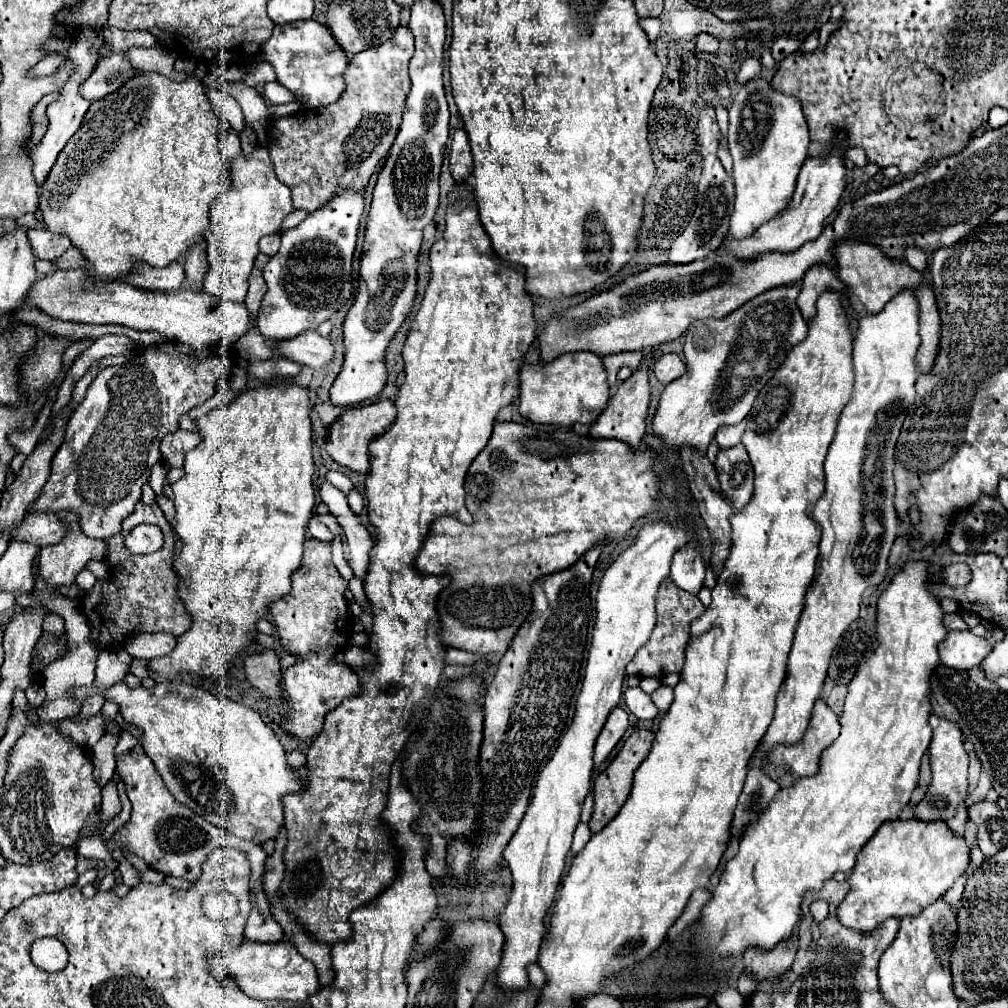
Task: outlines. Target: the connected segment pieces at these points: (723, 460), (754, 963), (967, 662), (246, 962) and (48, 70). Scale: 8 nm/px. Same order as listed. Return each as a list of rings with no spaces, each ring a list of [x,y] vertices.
[[[742,443],[728,449],[720,449],[714,465],[718,471],[720,487],[732,501],[732,507],[742,509],[752,499],[754,489],[754,469],[748,451]]]
[[[792,935],[772,949],[748,947],[742,961],[744,961],[744,967],[758,977],[758,981],[764,981],[764,979],[776,981],[792,965],[796,951],[798,951],[798,939]]]
[[[948,631],[946,639],[938,645],[942,665],[954,669],[980,667],[990,651],[992,643],[986,637],[976,637],[970,631]]]
[[[284,939],[278,943],[250,943],[244,941],[224,957],[214,957],[210,961],[210,971],[218,979],[234,979],[238,987],[252,999],[272,999],[272,1001],[306,1001],[320,989],[316,967],[304,959],[296,947]]]
[[[48,53],[44,59],[40,59],[32,69],[30,69],[30,75],[32,77],[44,77],[44,75],[54,75],[60,65],[64,63],[64,57],[60,53]]]

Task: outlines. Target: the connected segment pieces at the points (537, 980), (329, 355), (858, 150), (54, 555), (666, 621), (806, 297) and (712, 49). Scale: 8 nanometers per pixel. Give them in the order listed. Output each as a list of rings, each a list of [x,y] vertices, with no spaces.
[[[532,963],[526,971],[528,971],[528,981],[530,981],[530,985],[536,987],[536,989],[542,989],[544,983],[546,983],[546,977],[544,977],[544,971],[538,967],[538,963]]]
[[[306,331],[286,343],[276,343],[274,347],[288,359],[312,369],[320,369],[334,359],[334,345],[328,337],[320,337],[316,331]]]
[[[850,147],[850,149],[846,151],[846,157],[848,157],[856,167],[866,167],[866,163],[868,163],[866,153],[864,153],[862,147]]]
[[[58,511],[58,517],[66,523],[66,535],[64,535],[64,539],[60,543],[46,545],[46,547],[40,549],[40,573],[56,589],[60,585],[72,585],[74,577],[78,575],[78,571],[82,571],[86,567],[88,561],[92,561],[92,559],[104,559],[106,557],[106,543],[102,539],[90,539],[90,537],[86,537],[82,533],[82,529],[80,529],[78,515],[74,511]]]
[[[668,577],[660,583],[660,599],[656,599],[656,611],[658,611],[658,619],[656,619],[654,633],[650,635],[646,645],[638,649],[636,657],[630,661],[628,675],[664,677],[672,671],[680,673],[684,667],[684,649],[690,635],[690,623],[704,613],[704,605],[696,595],[676,587],[676,583]]]
[[[824,263],[812,265],[802,279],[802,291],[798,295],[798,307],[800,307],[804,319],[812,319],[816,315],[814,303],[820,297],[820,293],[824,293],[828,289],[840,291],[840,293],[846,291],[844,283],[838,279],[836,271],[830,265],[824,265]]]
[[[698,35],[696,39],[696,51],[698,53],[716,53],[718,51],[718,39],[714,39],[712,35]]]

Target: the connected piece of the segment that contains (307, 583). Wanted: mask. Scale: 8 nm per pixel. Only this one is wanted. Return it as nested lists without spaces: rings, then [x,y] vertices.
[[[306,539],[302,567],[292,575],[292,591],[270,605],[282,645],[290,653],[304,655],[304,661],[286,669],[286,677],[282,679],[282,689],[290,707],[282,717],[282,727],[300,739],[318,735],[324,725],[324,715],[360,691],[356,673],[348,665],[334,661],[338,649],[348,643],[350,617],[344,594],[348,583],[334,567],[331,546],[331,542]]]

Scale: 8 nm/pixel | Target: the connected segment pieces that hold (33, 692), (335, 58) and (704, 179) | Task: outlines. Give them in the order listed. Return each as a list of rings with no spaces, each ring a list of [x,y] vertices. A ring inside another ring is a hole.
[[[32,685],[32,687],[28,687],[28,689],[26,689],[26,697],[28,697],[30,707],[32,707],[32,709],[36,709],[36,707],[40,707],[40,705],[44,703],[46,693],[44,693],[44,689],[36,689],[36,685]]]
[[[314,19],[294,21],[290,25],[276,25],[272,37],[262,49],[262,59],[274,65],[278,73],[278,83],[296,93],[304,107],[326,107],[340,99],[344,91],[342,73],[348,67],[348,57],[342,55],[340,47],[334,43],[330,29]]]
[[[704,107],[700,111],[697,125],[697,135],[700,143],[702,143],[702,175],[700,175],[700,183],[698,183],[698,193],[696,193],[696,209],[692,213],[690,223],[686,225],[686,231],[682,231],[680,235],[676,235],[672,239],[670,251],[668,251],[668,263],[670,265],[684,265],[684,263],[692,263],[696,259],[704,259],[708,257],[710,251],[718,249],[724,235],[728,233],[730,227],[730,215],[734,209],[734,183],[732,179],[726,175],[716,151],[718,151],[718,125],[716,125],[716,115],[714,115],[714,107]]]

